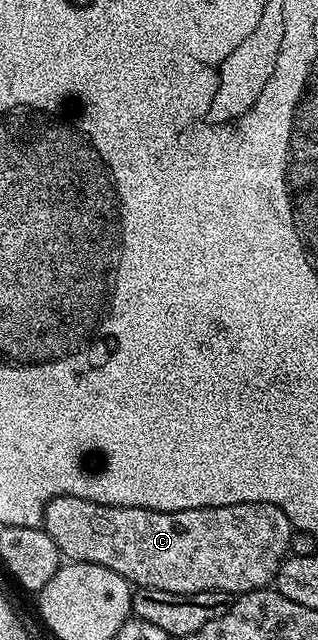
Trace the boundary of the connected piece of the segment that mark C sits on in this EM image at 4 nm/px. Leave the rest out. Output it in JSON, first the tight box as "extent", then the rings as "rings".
{"extent":[43,495,295,597],"rings":[[[60,495],[50,499],[45,506],[43,529],[51,537],[51,541],[55,541],[55,545],[61,550],[62,556],[66,560],[75,563],[103,565],[107,569],[119,573],[134,588],[150,587],[151,589],[163,589],[167,593],[226,591],[230,597],[246,595],[249,591],[260,591],[268,588],[276,580],[277,570],[281,568],[282,561],[289,555],[289,542],[295,530],[293,524],[283,513],[283,509],[270,503],[240,503],[239,505],[204,507],[203,509],[187,509],[186,511],[152,511],[138,507],[108,507],[107,505],[99,505],[95,501],[87,501],[83,497],[71,497],[70,495]]]}

